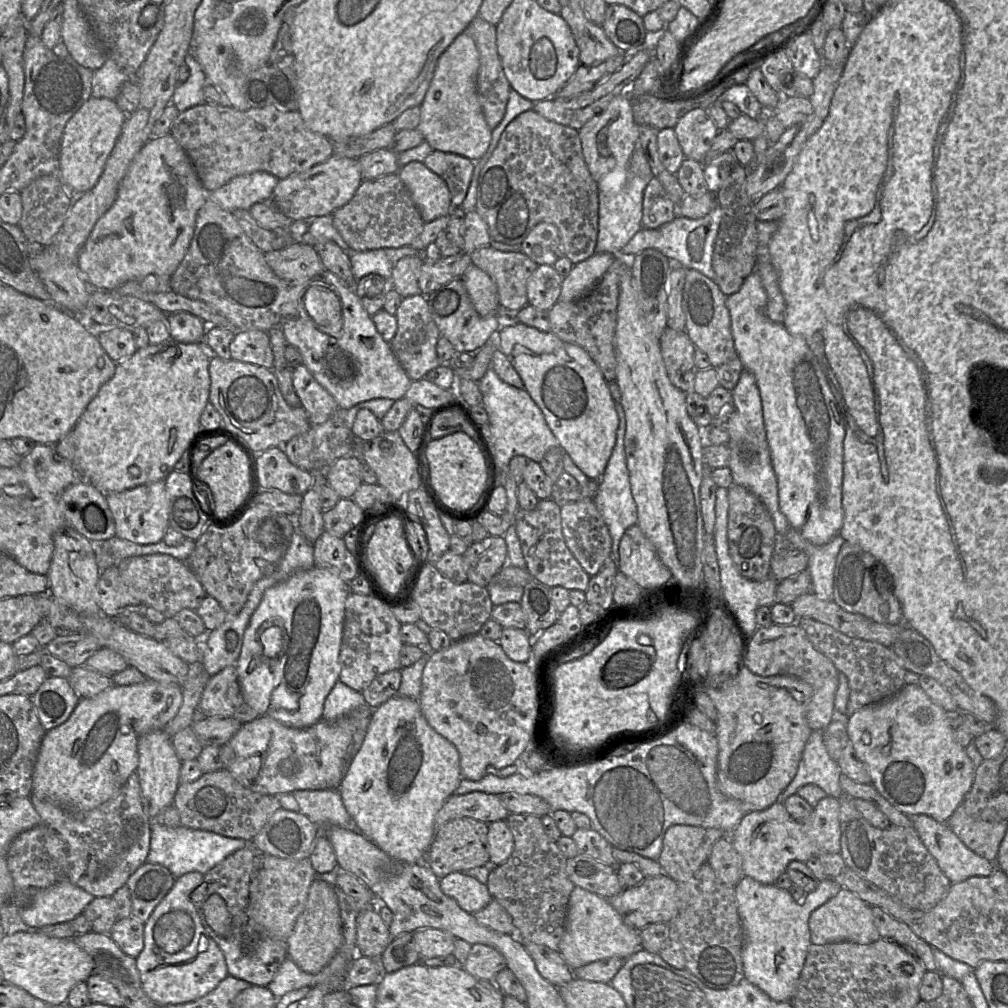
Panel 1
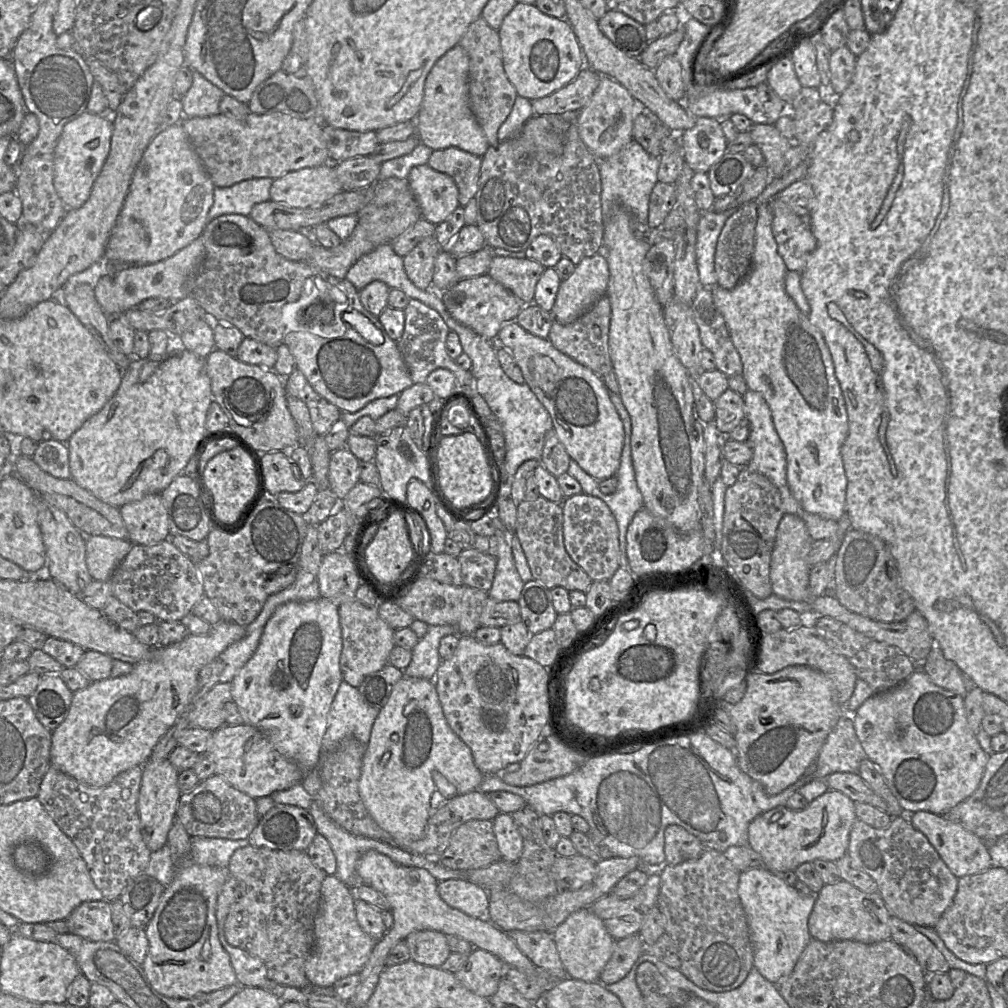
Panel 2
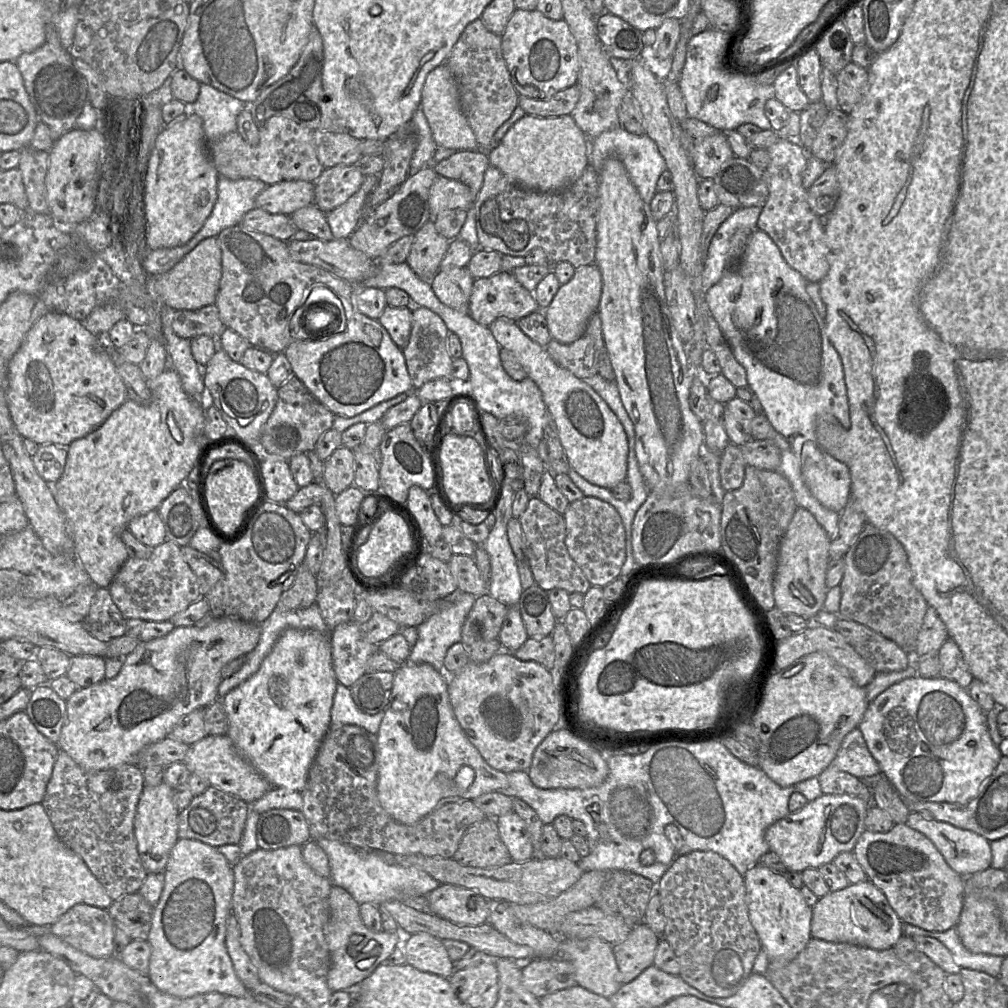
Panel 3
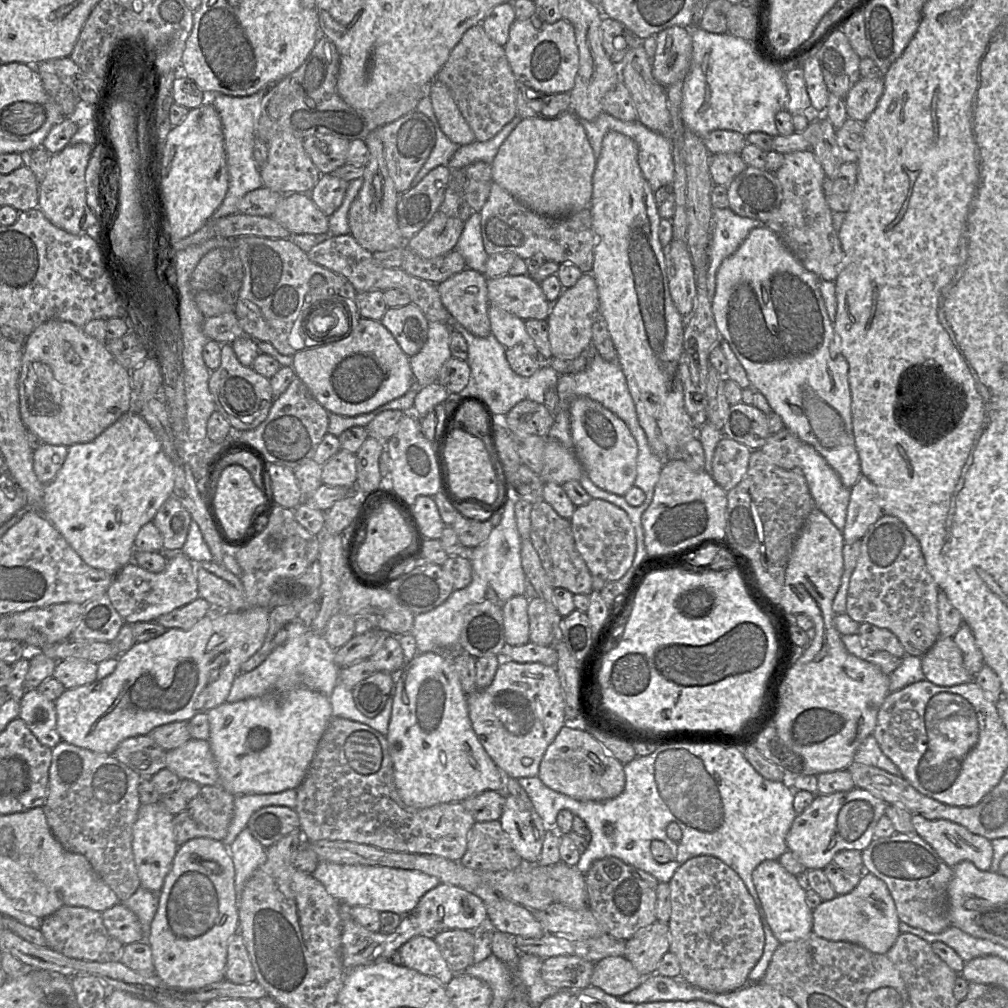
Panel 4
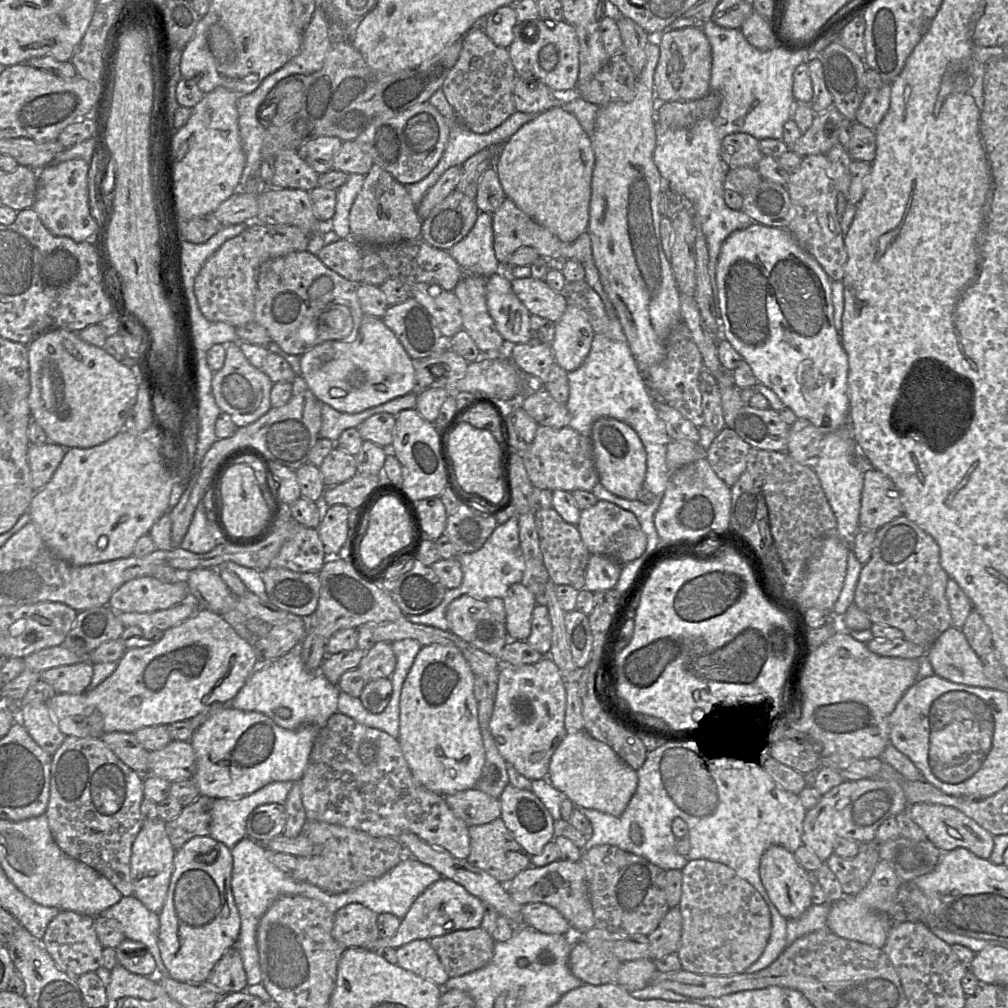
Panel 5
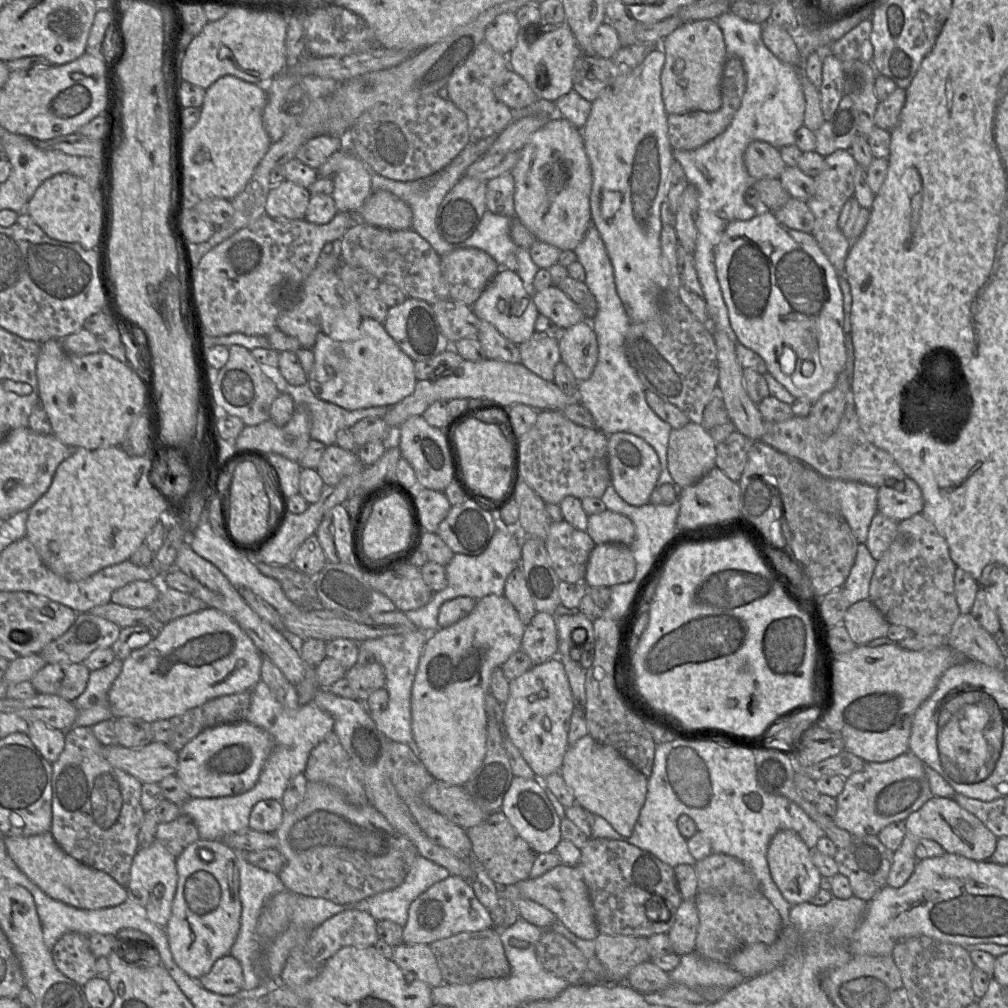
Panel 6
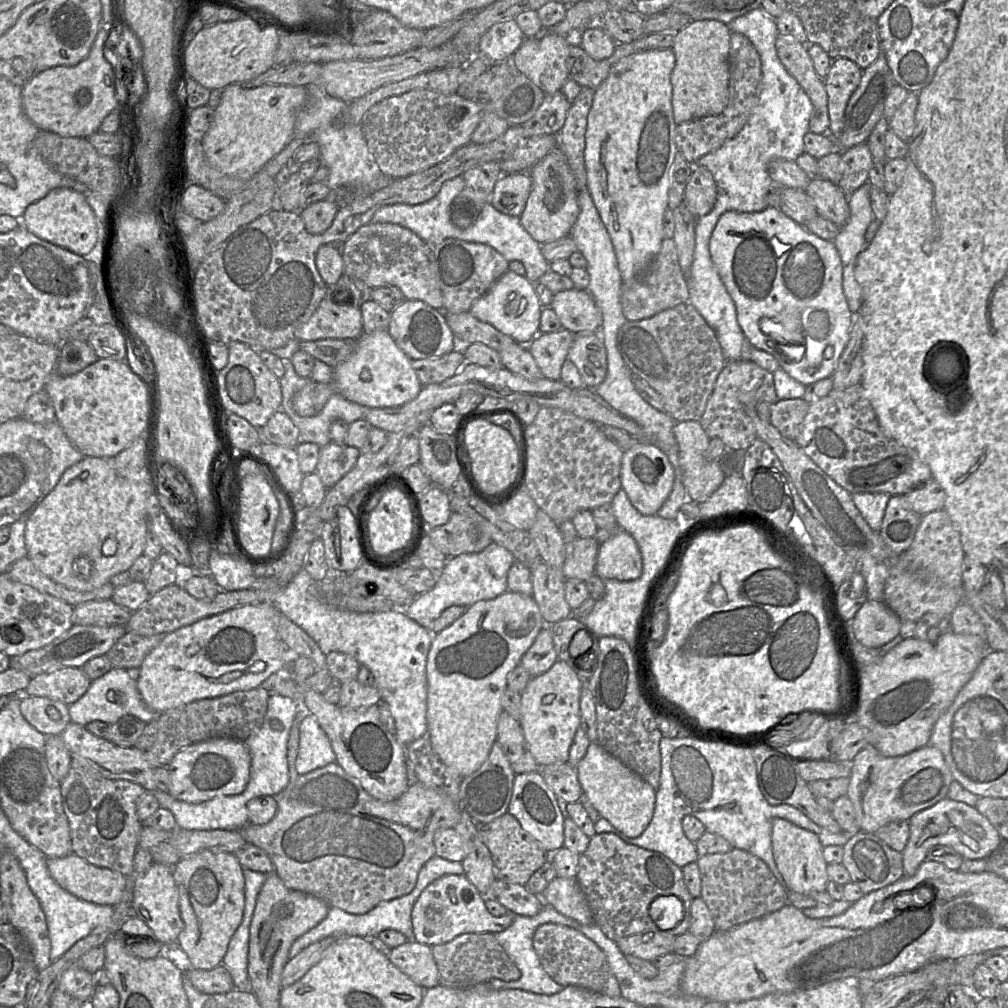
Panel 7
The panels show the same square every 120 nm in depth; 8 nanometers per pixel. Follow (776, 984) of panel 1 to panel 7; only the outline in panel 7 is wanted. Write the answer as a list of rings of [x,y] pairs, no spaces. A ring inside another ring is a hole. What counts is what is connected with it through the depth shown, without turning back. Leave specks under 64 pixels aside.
[[[775,818],[772,820],[771,835],[773,856],[788,891],[811,893],[826,891],[829,877],[823,857],[823,846],[816,834],[796,826],[792,822]]]

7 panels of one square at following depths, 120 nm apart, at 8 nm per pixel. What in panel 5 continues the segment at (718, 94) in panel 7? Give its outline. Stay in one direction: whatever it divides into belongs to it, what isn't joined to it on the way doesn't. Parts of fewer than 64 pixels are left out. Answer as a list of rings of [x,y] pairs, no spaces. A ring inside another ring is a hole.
[[[701,28],[667,29],[657,37],[660,49],[654,73],[654,86],[658,102],[699,100],[710,91],[712,56],[711,47]]]

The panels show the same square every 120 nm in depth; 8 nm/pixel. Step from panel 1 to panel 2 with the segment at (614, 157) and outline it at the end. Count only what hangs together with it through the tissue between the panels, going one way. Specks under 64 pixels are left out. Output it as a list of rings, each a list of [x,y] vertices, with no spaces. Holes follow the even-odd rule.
[[[601,76],[591,100],[577,113],[574,123],[590,153],[597,160],[605,159],[633,140],[633,121],[640,108],[641,104],[622,84],[608,76]]]

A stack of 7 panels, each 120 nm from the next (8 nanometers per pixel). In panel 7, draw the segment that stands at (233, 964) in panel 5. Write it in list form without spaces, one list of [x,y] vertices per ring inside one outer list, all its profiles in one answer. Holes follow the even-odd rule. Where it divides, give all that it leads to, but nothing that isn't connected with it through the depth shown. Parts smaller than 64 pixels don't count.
[[[223,964],[211,970],[200,970],[184,965],[184,975],[204,994],[228,993],[234,989],[232,976]]]

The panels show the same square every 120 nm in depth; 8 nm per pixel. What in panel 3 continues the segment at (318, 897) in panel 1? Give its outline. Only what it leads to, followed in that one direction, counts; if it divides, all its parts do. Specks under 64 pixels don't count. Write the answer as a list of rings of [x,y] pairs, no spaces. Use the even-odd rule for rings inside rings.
[[[333,885],[329,894],[330,920],[326,927],[326,942],[331,955],[331,967],[327,976],[327,984],[332,992],[353,990],[361,981],[367,978],[398,946],[403,946],[405,935],[399,930],[395,932],[374,932],[368,929],[360,916],[358,902],[342,887]]]

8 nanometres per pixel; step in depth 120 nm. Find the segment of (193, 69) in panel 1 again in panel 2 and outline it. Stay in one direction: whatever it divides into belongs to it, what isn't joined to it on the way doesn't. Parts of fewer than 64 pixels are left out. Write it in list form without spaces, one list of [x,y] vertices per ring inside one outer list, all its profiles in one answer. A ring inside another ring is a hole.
[[[192,70],[192,85],[179,100],[184,117],[205,117],[220,113],[219,104],[225,95],[198,71]]]

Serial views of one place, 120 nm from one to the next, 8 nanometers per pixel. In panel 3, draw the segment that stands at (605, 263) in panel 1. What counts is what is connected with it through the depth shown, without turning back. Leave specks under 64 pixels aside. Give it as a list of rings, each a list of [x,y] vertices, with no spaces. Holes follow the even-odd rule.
[[[595,263],[575,268],[569,282],[560,284],[550,305],[544,310],[551,338],[561,344],[570,344],[579,339],[585,332],[591,316],[598,312],[602,294],[602,276]]]

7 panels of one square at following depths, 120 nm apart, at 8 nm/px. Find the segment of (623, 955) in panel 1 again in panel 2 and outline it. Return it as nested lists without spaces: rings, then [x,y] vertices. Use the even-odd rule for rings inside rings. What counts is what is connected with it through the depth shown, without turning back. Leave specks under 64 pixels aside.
[[[590,908],[580,909],[569,915],[553,931],[553,939],[567,976],[585,982],[599,980],[605,965],[611,958],[615,943],[604,922]]]

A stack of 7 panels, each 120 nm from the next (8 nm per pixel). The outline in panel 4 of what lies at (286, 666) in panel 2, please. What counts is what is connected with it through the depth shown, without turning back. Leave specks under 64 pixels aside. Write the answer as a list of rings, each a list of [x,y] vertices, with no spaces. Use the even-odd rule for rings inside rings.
[[[308,688],[294,689],[284,695],[265,695],[262,697],[249,698],[233,703],[225,702],[215,708],[208,710],[207,715],[210,725],[208,742],[217,765],[219,775],[218,786],[233,796],[245,794],[270,794],[282,792],[288,789],[297,789],[306,777],[310,764],[315,755],[318,743],[324,734],[331,718],[333,717],[332,706],[329,697],[318,691],[314,691]]]

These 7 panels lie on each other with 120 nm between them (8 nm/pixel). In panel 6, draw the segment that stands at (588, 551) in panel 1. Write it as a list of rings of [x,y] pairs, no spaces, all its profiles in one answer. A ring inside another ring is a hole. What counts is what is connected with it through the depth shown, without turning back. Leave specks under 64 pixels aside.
[[[608,509],[588,516],[586,532],[596,545],[618,543],[629,547],[636,535],[635,526],[628,517]]]

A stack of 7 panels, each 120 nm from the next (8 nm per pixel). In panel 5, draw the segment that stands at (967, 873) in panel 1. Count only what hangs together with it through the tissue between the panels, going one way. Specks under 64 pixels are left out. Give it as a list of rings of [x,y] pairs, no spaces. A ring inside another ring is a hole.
[[[931,803],[909,805],[911,819],[924,831],[939,851],[949,852],[956,848],[964,848],[981,859],[989,859],[994,848],[994,837],[973,819],[956,808]]]

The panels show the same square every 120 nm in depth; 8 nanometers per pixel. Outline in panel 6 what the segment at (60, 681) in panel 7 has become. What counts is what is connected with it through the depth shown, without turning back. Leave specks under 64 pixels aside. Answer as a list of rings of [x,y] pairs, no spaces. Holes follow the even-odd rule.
[[[82,662],[46,664],[30,682],[38,694],[57,695],[73,701],[84,692],[89,674],[89,669]]]

